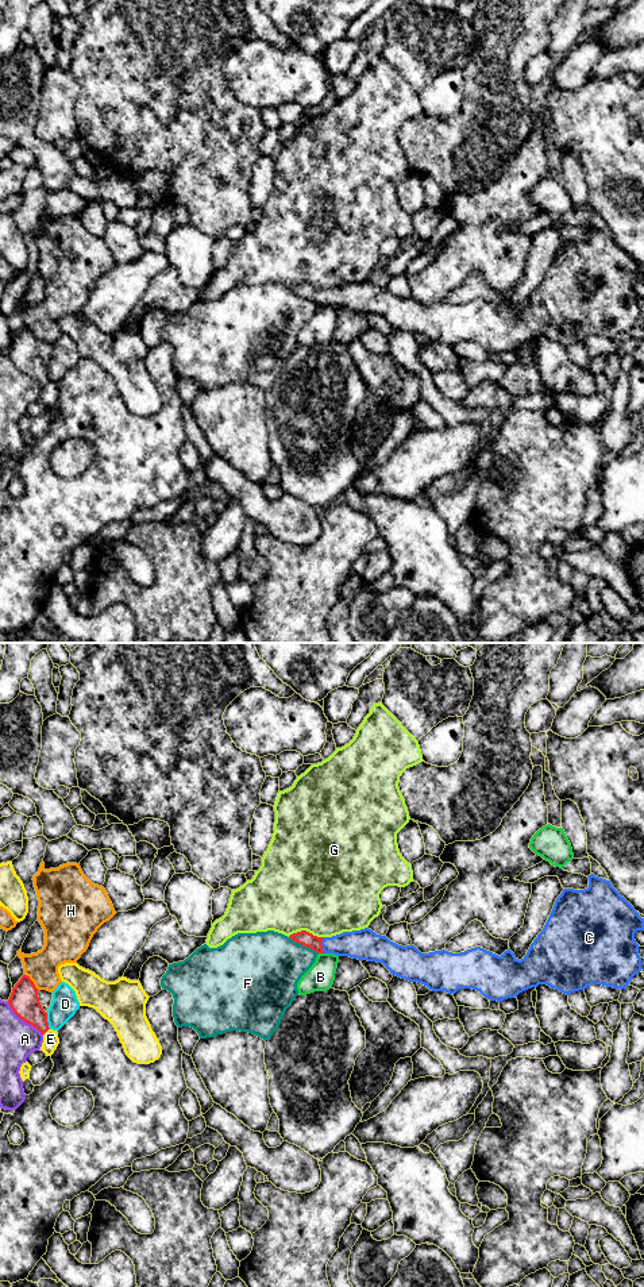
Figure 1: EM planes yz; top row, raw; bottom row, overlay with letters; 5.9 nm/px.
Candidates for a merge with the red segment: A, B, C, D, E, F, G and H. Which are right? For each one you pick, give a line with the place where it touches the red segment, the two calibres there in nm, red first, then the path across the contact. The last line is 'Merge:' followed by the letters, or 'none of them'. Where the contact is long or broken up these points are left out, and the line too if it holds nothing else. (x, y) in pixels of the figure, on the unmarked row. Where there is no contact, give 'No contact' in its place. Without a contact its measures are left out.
C: Touches red at yz (322, 297). Thickness 90 nm (red) against 180 nm. Path across: yz (303, 289), (322, 297), (363, 296)
Merge: C

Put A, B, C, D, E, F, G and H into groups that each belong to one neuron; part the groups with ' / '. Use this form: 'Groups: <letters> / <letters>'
Groups: A / B / C / D / E / F / G / H

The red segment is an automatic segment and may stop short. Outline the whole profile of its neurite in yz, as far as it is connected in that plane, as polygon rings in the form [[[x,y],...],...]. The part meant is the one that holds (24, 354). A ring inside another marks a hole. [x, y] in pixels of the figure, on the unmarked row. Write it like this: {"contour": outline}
{"contour": [[[23,327],[20,330],[7,354],[20,371],[36,379],[42,386],[50,381],[47,365],[39,354],[38,340],[30,328]]]}

